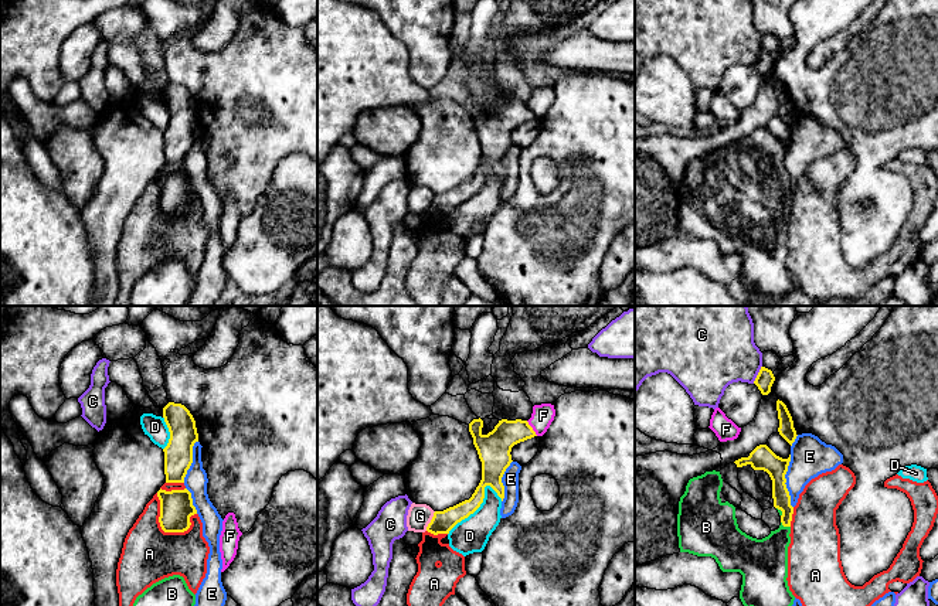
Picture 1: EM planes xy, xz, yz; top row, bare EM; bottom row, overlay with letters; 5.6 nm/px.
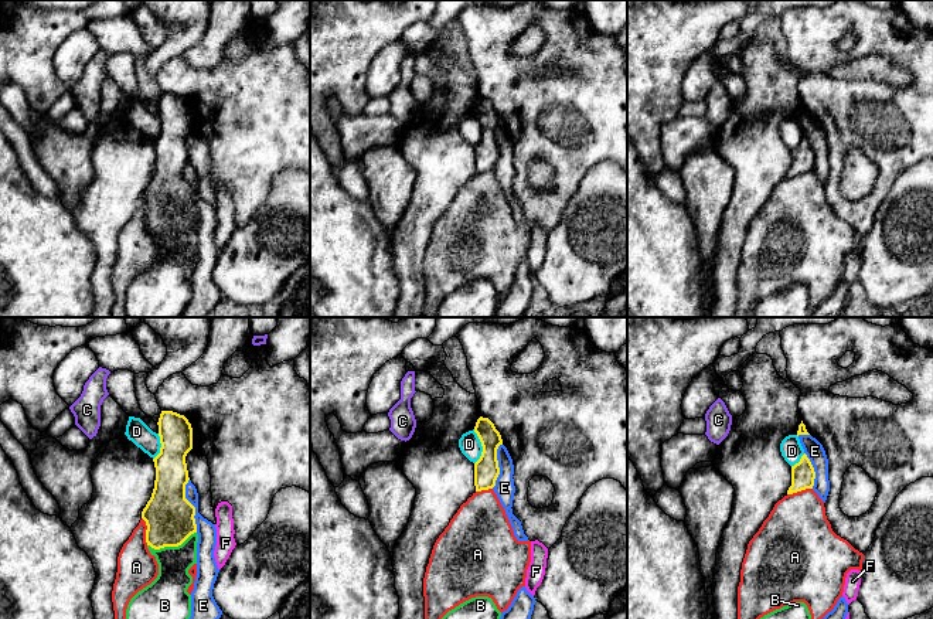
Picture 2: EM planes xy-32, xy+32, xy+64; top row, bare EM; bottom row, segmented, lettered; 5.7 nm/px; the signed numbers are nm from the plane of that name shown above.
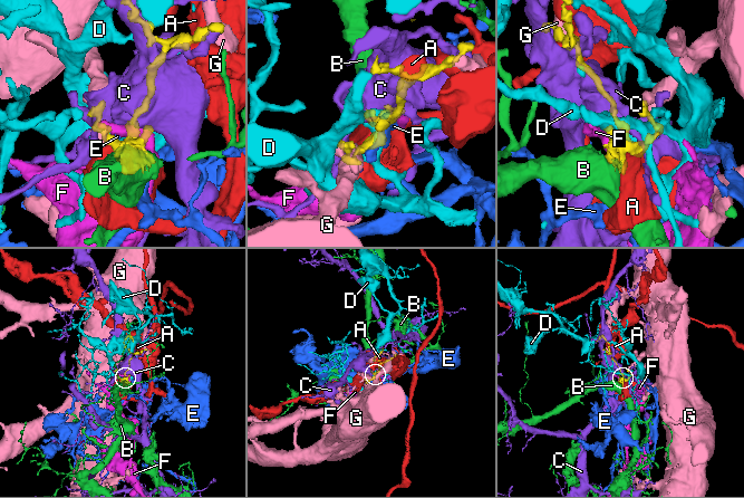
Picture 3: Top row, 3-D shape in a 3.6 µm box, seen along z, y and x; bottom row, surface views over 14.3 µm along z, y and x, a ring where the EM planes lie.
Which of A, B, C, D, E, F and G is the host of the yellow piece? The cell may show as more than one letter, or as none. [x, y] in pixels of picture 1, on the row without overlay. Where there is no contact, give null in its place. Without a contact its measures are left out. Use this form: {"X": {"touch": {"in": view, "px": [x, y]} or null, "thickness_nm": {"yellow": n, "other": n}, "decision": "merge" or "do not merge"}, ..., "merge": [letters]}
{"A": {"touch": {"in": "xy", "px": [159, 204]}, "thickness_nm": {"yellow": 190, "other": 320}, "decision": "do not merge"}, "B": {"touch": {"in": "yz", "px": [785, 208]}, "thickness_nm": {"yellow": 100, "other": 280}, "decision": "merge"}, "C": {"touch": {"in": "yz", "px": [758, 57]}, "thickness_nm": {"yellow": 100, "other": 380}, "decision": "do not merge"}, "D": {"touch": {"in": "xz", "px": [481, 186]}, "thickness_nm": {"yellow": 150, "other": 200}, "decision": "do not merge"}, "E": {"touch": {"in": "yz", "px": [785, 164]}, "thickness_nm": {"yellow": 140, "other": 220}, "decision": "do not merge"}, "F": {"touch": {"in": "xz", "px": [532, 111]}, "thickness_nm": {"yellow": 190, "other": 120}, "decision": "do not merge"}, "G": {"touch": {"in": "xz", "px": [431, 204]}, "thickness_nm": {"yellow": 130, "other": 140}, "decision": "do not merge"}, "merge": ["B"]}

